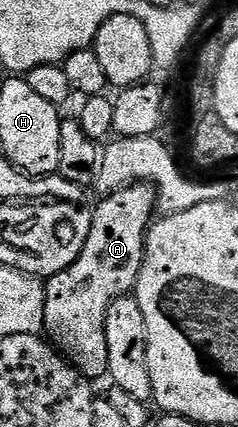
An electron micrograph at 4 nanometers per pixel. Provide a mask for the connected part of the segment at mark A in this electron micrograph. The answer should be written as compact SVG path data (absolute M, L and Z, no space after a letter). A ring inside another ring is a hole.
M136 182L111 191L104 198L93 209L90 236L78 260L69 269L53 274L45 285L45 331L52 336L53 345L89 380L108 374L106 318L114 301L136 289L159 191L153 183Z

